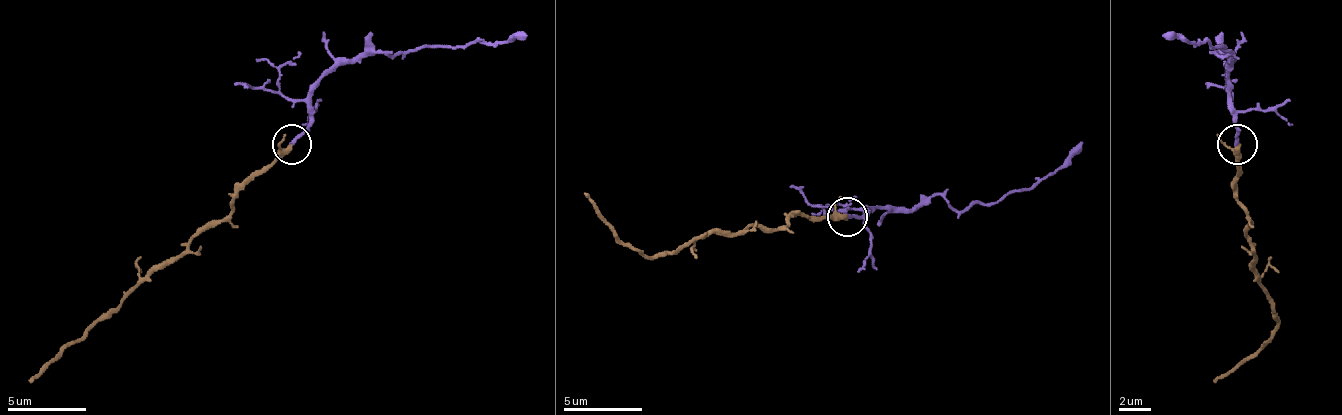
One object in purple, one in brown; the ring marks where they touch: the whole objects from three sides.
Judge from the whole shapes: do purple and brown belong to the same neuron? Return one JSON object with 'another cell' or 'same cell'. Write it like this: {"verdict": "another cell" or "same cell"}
{"verdict": "same cell"}

